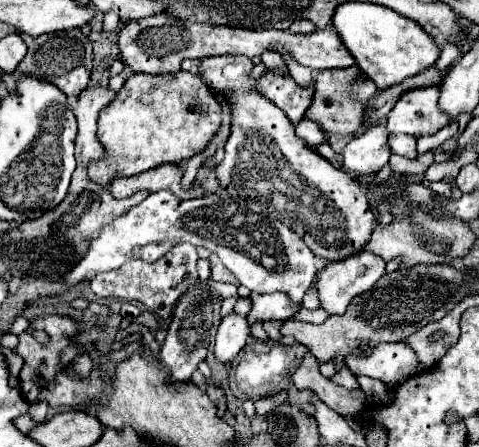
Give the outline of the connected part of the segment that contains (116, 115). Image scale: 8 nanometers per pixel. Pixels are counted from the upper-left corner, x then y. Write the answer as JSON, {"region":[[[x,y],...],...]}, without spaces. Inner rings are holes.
{"region":[[[185,70],[175,74],[131,74],[115,100],[99,112],[97,126],[97,140],[105,148],[105,156],[89,164],[89,178],[101,186],[107,186],[115,174],[133,176],[165,162],[181,164],[183,160],[189,160],[193,154],[201,152],[221,126],[221,106],[197,74]]]}

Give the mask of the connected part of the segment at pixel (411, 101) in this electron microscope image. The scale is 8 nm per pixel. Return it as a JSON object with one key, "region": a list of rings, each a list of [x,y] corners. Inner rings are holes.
{"region":[[[417,88],[399,98],[389,112],[387,128],[394,134],[431,136],[449,124],[449,116],[439,108],[439,88]],[[419,122],[419,124],[417,124]]]}

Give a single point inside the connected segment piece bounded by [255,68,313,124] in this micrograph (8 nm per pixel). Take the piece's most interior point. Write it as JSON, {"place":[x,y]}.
{"place":[279,87]}

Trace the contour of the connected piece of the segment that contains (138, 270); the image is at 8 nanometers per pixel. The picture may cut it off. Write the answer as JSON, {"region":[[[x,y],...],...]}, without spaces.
{"region":[[[189,243],[178,244],[173,247],[163,258],[149,264],[145,260],[129,260],[119,270],[101,272],[91,280],[91,290],[99,298],[113,298],[113,300],[125,300],[125,302],[139,302],[149,312],[157,314],[159,318],[167,320],[173,312],[173,304],[177,298],[198,280],[196,268],[199,256],[196,247]]]}

